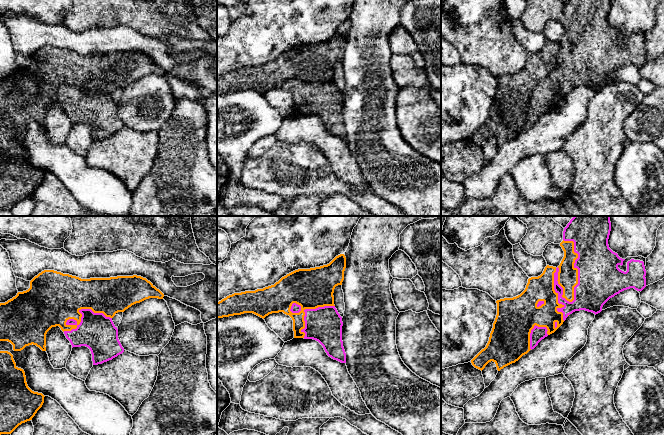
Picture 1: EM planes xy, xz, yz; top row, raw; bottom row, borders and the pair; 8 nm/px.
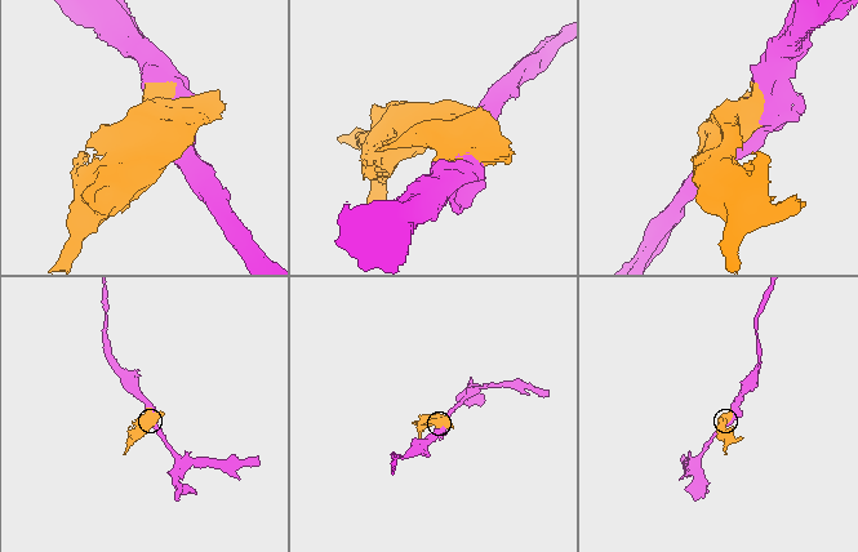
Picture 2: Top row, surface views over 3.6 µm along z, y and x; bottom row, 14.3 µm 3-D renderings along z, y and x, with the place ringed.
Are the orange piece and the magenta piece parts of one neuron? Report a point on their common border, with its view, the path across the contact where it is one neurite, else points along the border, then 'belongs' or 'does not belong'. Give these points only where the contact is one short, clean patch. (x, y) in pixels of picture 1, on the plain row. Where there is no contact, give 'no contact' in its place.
yz (562, 71) | does not belong

